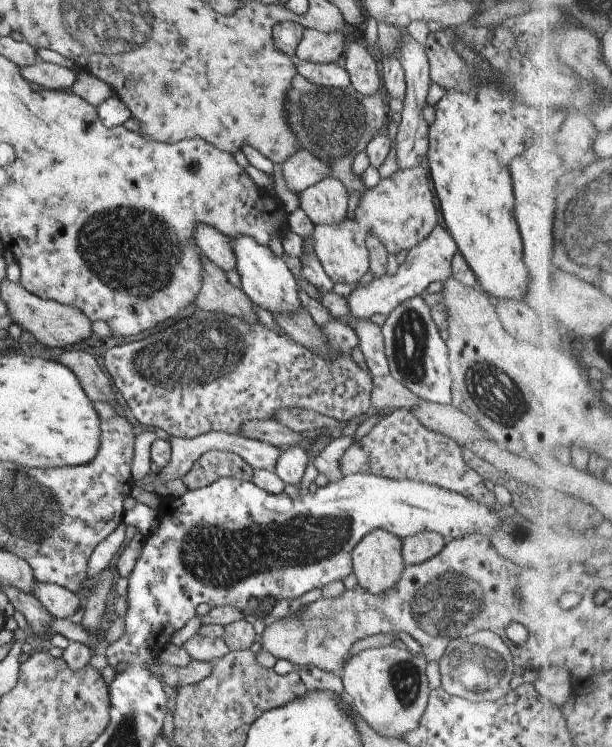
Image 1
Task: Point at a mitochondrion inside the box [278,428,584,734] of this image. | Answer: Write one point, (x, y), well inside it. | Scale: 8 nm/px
(438, 605)

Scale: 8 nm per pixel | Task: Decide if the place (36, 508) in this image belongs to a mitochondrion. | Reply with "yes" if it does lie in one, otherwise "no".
yes

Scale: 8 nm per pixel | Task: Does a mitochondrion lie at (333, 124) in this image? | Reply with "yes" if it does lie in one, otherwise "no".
yes

